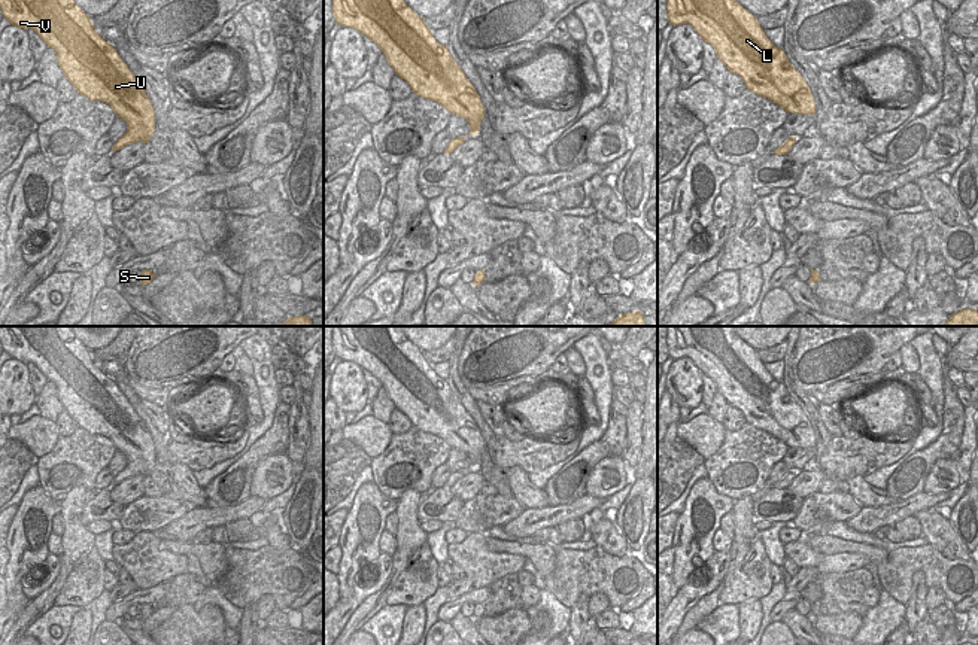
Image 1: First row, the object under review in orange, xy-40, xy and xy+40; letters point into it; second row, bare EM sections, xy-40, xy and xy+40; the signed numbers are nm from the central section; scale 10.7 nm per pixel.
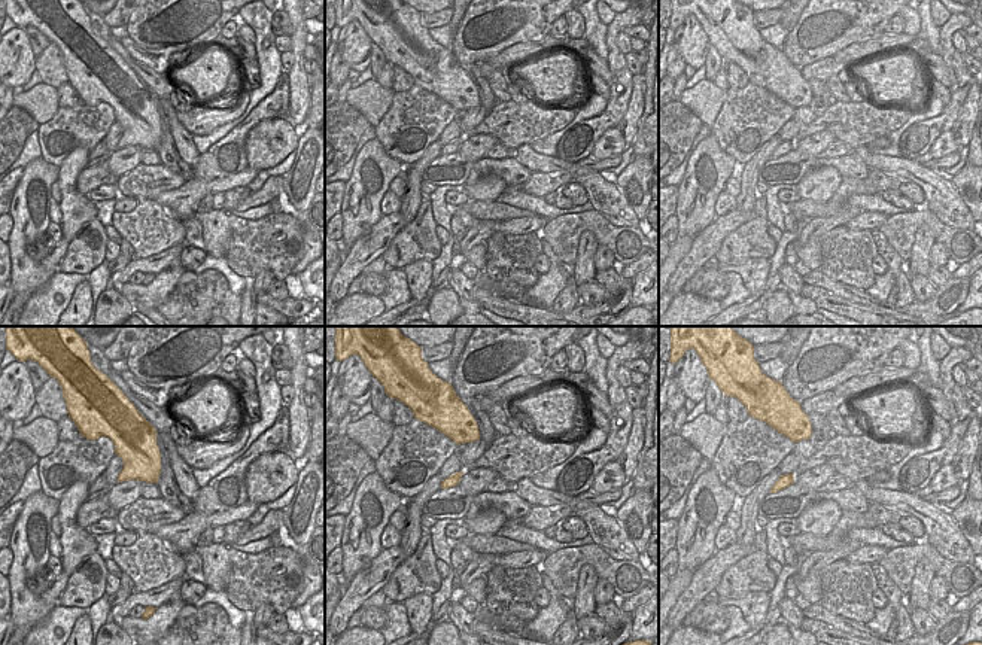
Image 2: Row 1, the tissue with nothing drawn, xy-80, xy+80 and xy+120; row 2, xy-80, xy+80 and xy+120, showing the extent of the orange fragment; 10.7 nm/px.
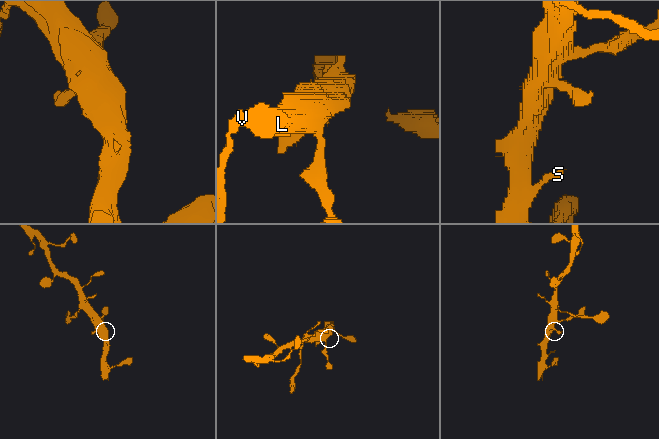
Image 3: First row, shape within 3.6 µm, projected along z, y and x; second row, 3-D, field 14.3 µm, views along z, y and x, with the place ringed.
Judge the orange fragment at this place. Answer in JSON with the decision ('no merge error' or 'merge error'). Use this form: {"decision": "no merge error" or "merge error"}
{"decision": "no merge error"}

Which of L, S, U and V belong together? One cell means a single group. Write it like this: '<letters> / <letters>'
L S U V

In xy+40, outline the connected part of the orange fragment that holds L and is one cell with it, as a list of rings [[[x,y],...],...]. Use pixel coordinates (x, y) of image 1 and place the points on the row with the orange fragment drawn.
[[[666,0],[669,24],[689,24],[711,45],[726,69],[738,74],[745,88],[783,107],[787,113],[815,115],[815,101],[801,73],[790,64],[759,25],[757,18],[736,0]]]

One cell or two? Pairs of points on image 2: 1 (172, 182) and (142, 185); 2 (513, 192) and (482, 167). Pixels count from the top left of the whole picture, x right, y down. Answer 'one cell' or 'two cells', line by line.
1: one cell
2: two cells

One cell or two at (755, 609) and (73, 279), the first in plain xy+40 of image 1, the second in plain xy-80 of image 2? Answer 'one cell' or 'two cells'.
two cells

